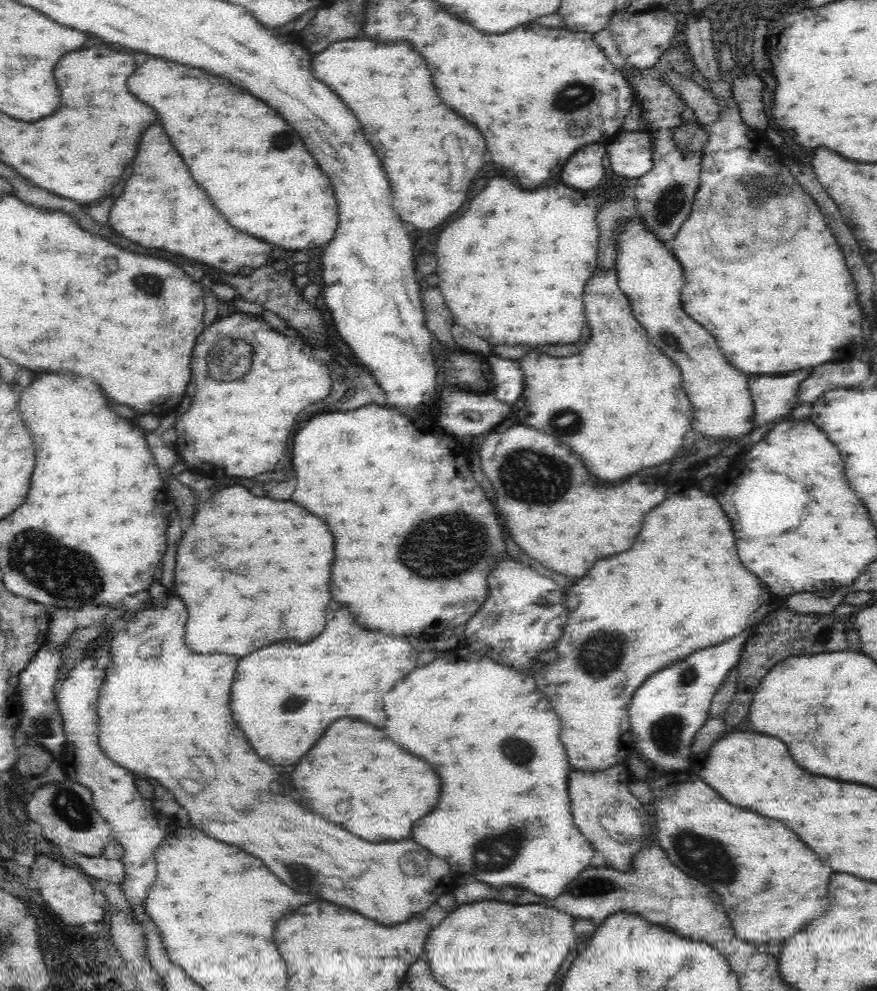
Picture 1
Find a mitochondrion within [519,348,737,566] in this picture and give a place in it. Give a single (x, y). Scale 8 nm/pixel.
(556, 425)

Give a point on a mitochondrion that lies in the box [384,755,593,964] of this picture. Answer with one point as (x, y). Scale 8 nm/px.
(489, 853)

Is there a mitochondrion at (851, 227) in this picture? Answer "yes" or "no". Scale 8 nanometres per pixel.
no

